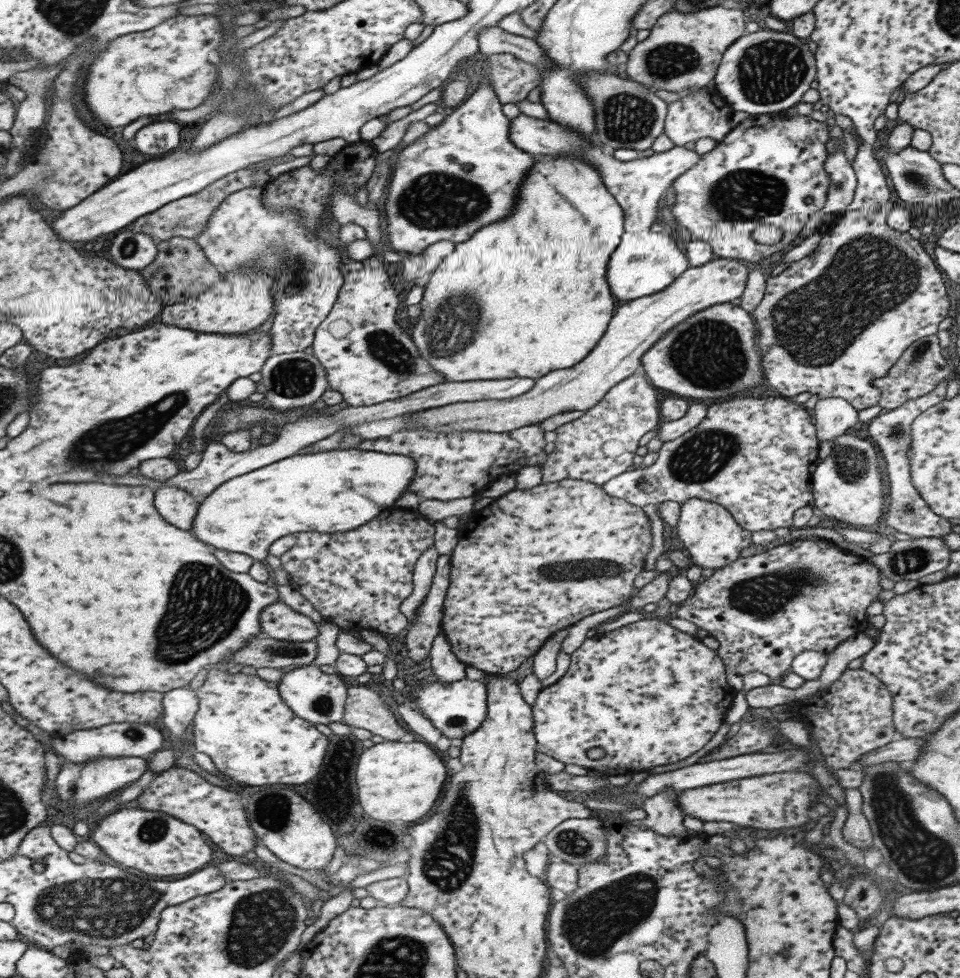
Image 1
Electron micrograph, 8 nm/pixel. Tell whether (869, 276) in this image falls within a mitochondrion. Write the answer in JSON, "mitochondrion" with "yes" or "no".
{"mitochondrion":"yes"}

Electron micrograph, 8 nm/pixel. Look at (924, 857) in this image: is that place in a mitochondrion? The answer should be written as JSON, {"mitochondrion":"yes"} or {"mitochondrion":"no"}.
{"mitochondrion":"yes"}

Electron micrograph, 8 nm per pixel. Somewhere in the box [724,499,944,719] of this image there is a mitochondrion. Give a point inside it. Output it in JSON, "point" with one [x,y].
{"point":[767,595]}

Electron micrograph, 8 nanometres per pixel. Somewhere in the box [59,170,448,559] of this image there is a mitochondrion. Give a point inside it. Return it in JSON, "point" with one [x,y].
{"point":[111,441]}

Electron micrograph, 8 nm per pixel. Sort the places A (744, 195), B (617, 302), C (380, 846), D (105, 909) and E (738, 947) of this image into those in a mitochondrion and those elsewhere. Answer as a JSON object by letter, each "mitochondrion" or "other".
{"A":"mitochondrion","B":"other","C":"mitochondrion","D":"mitochondrion","E":"other"}

